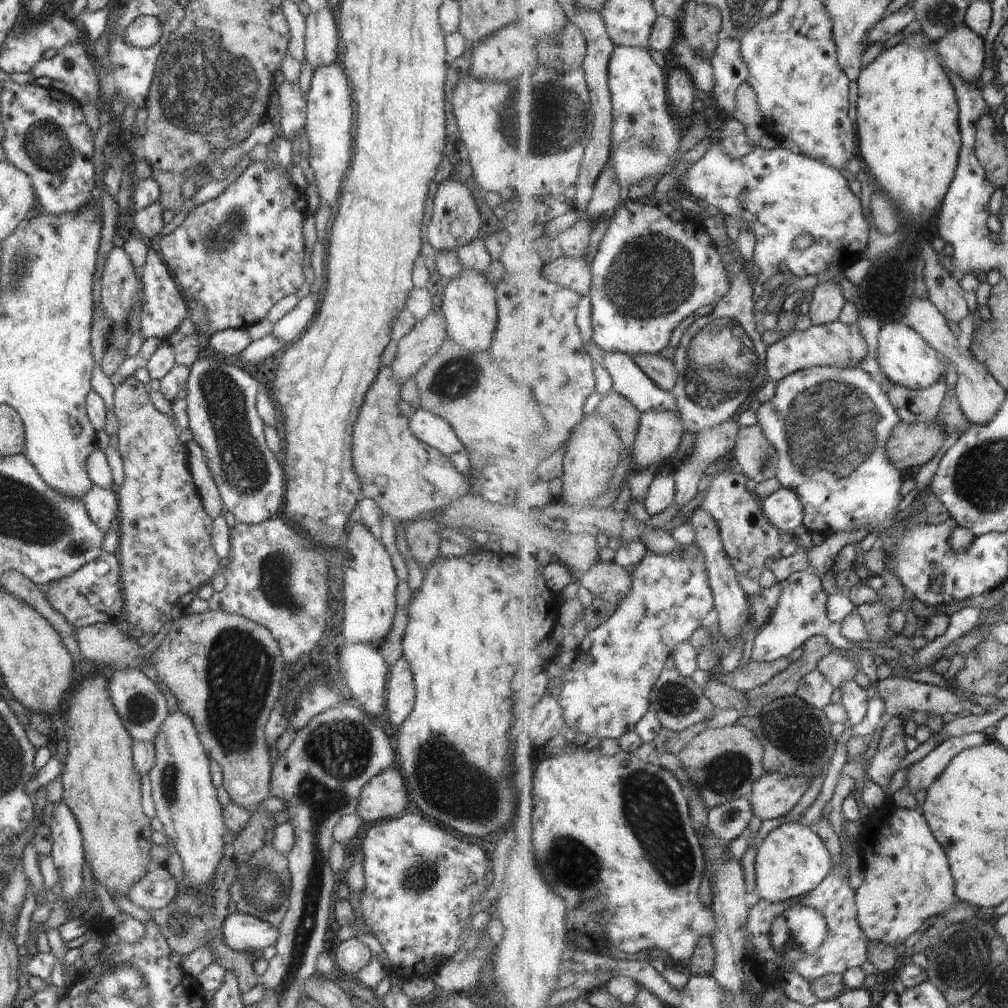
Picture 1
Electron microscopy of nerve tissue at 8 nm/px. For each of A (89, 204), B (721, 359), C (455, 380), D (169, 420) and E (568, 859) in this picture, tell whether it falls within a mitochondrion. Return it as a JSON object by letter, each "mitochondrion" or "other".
{"A":"other","B":"mitochondrion","C":"mitochondrion","D":"other","E":"mitochondrion"}

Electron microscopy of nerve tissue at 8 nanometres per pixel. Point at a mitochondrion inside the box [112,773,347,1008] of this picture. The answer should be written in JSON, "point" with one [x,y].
{"point":[262,887]}

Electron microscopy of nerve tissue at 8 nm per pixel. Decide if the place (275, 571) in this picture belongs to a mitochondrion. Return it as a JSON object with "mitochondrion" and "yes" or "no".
{"mitochondrion":"yes"}

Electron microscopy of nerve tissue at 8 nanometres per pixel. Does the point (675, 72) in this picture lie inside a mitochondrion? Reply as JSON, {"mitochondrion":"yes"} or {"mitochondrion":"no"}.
{"mitochondrion":"no"}

